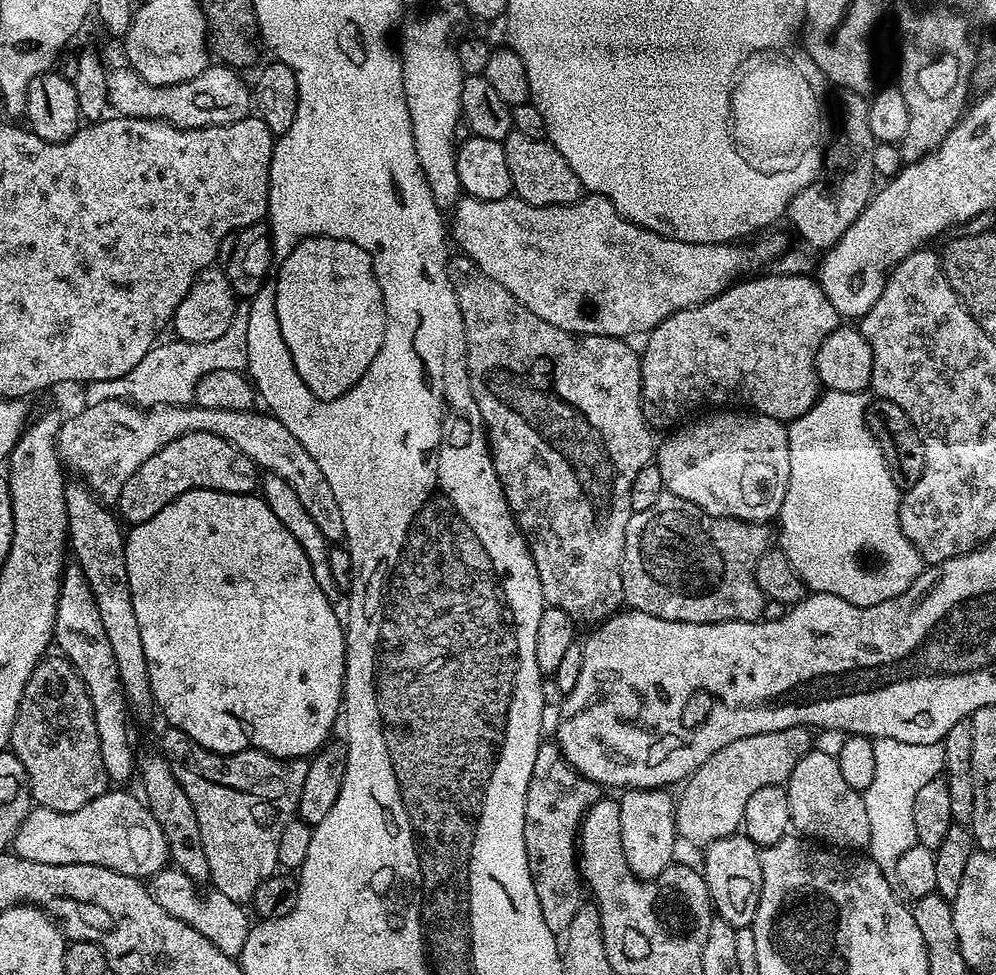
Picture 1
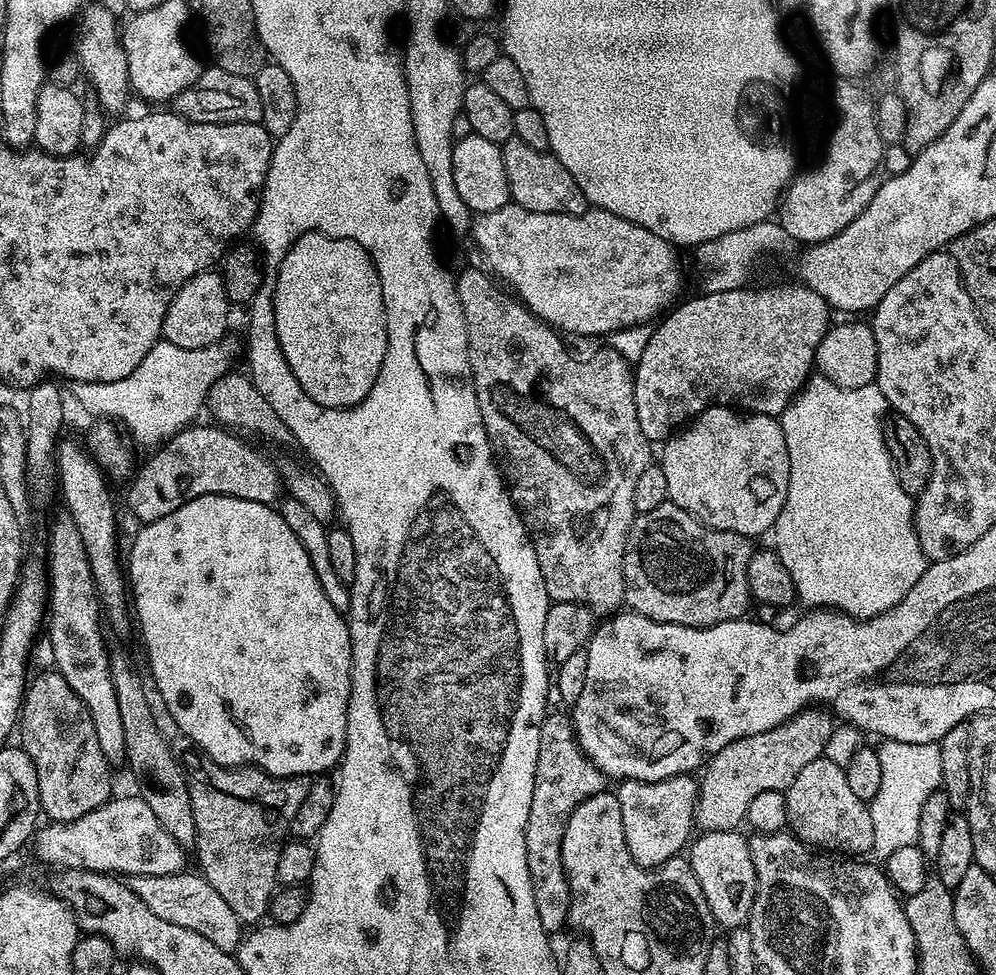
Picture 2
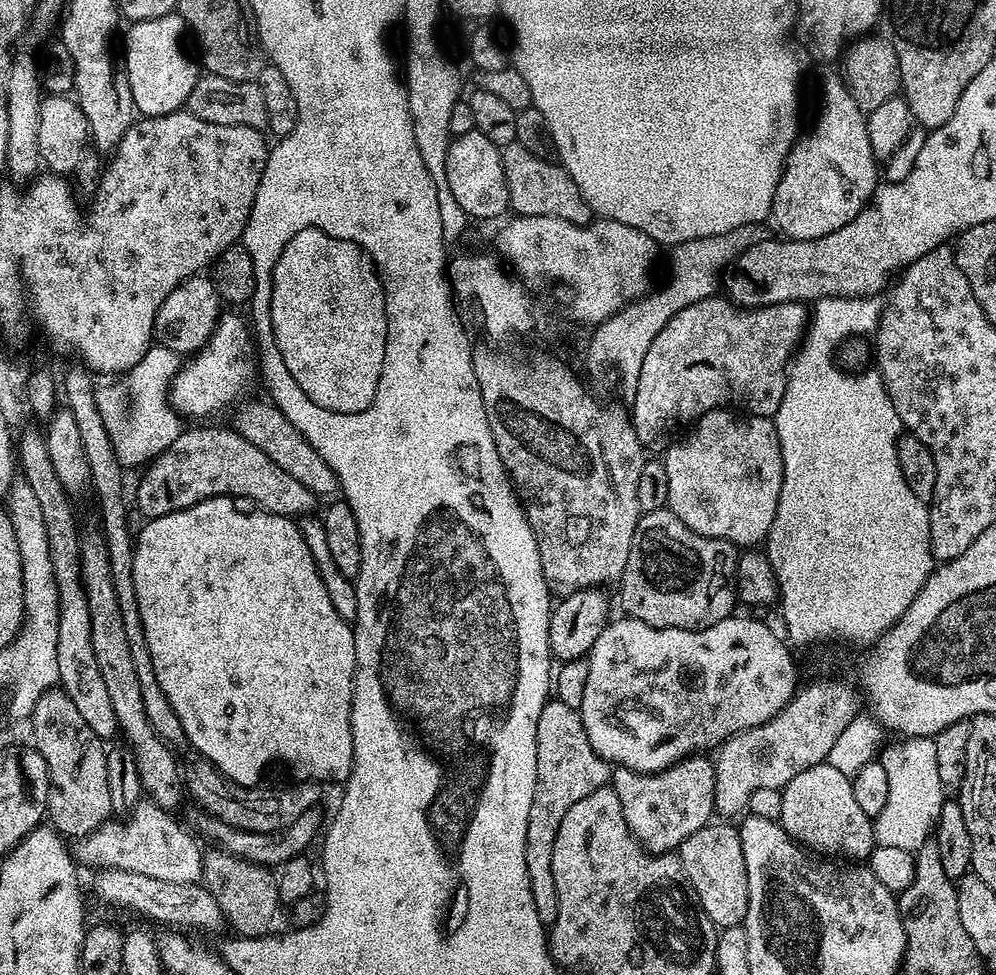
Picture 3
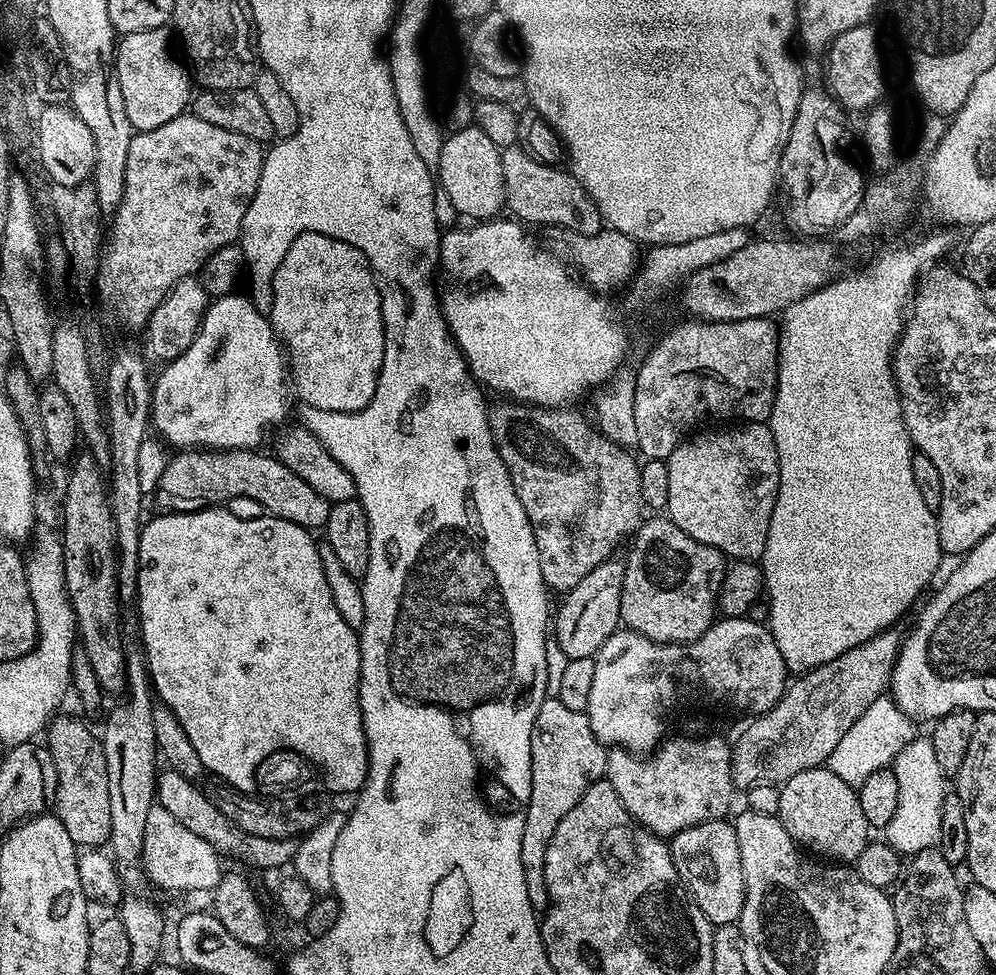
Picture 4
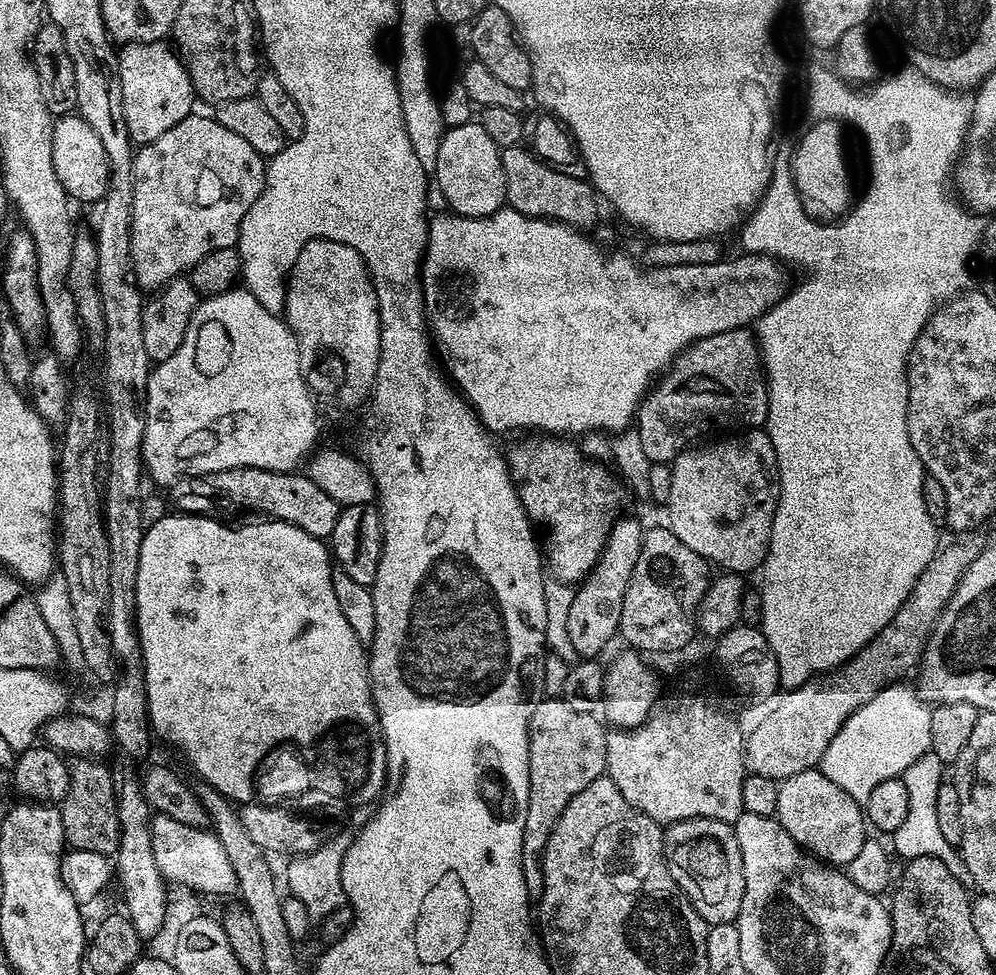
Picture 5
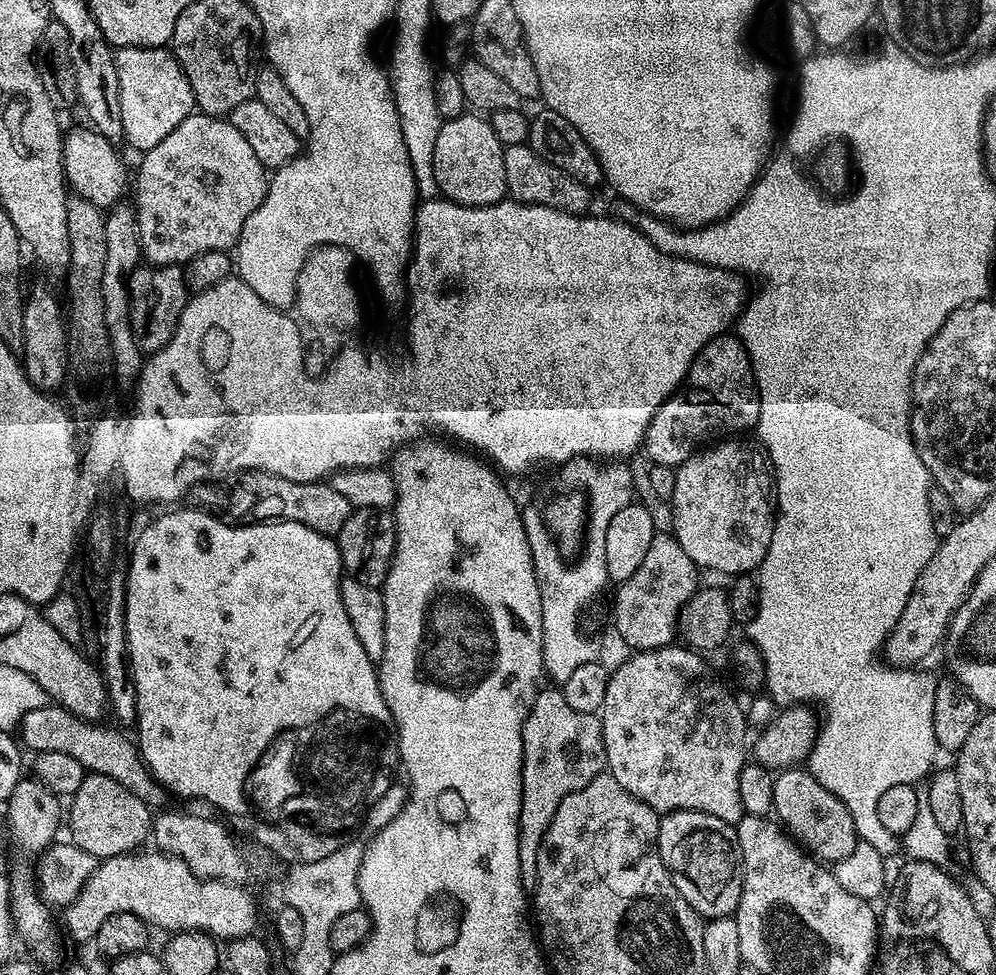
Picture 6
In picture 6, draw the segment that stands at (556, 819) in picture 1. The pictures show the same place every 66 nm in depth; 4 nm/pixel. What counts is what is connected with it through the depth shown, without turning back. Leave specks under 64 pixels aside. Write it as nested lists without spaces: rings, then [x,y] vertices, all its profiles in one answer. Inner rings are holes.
[[[541,687],[522,726],[522,754],[518,862],[525,893],[532,894],[538,886],[538,850],[546,830],[550,830],[550,821],[554,819],[562,798],[566,798],[566,794],[574,794],[574,790],[582,790],[586,782],[605,771],[604,728],[599,715],[573,710],[559,687]]]

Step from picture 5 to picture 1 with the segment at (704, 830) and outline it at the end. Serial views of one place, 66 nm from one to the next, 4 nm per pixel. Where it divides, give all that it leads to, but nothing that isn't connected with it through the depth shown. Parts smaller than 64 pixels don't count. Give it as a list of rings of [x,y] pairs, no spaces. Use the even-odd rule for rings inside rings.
[[[737,834],[718,838],[703,849],[702,875],[712,899],[715,915],[737,928],[751,928],[762,894],[762,862],[760,848],[750,837]]]

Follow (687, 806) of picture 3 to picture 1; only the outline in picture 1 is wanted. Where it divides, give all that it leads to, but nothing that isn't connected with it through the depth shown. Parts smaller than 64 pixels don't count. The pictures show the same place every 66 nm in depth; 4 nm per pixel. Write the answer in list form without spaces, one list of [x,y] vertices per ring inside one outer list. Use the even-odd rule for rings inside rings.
[[[629,788],[618,796],[618,826],[622,830],[622,854],[640,880],[652,880],[674,862],[678,845],[676,800],[663,788]]]

